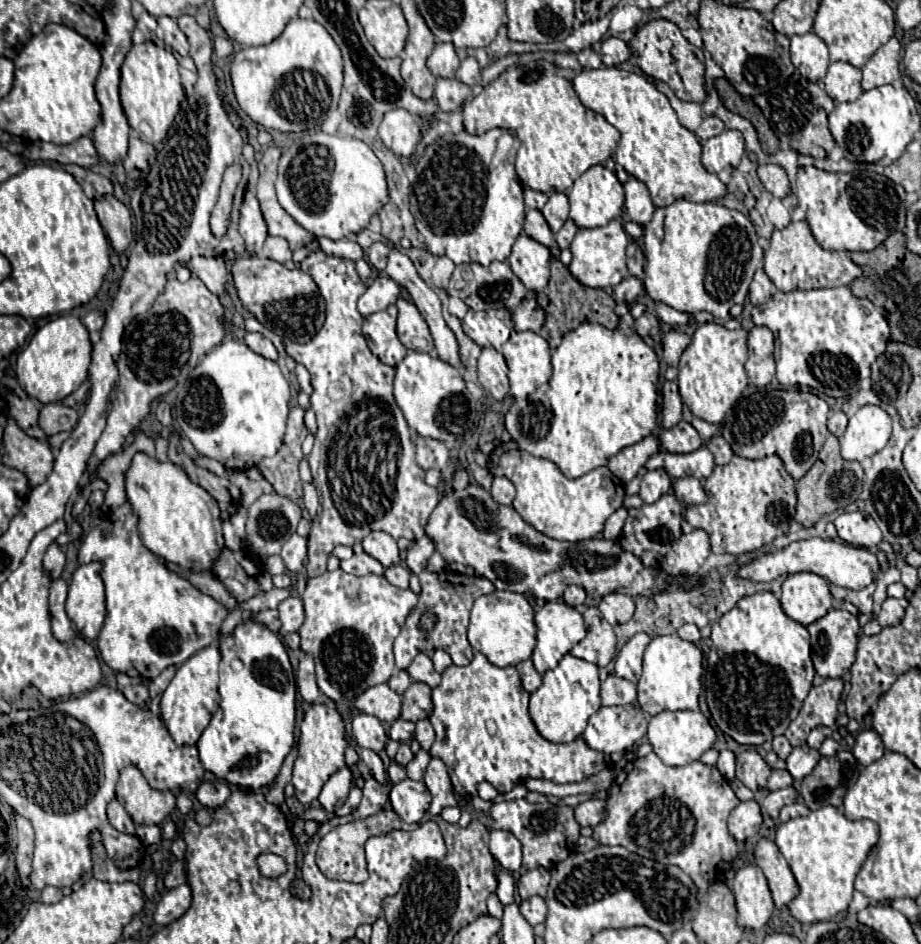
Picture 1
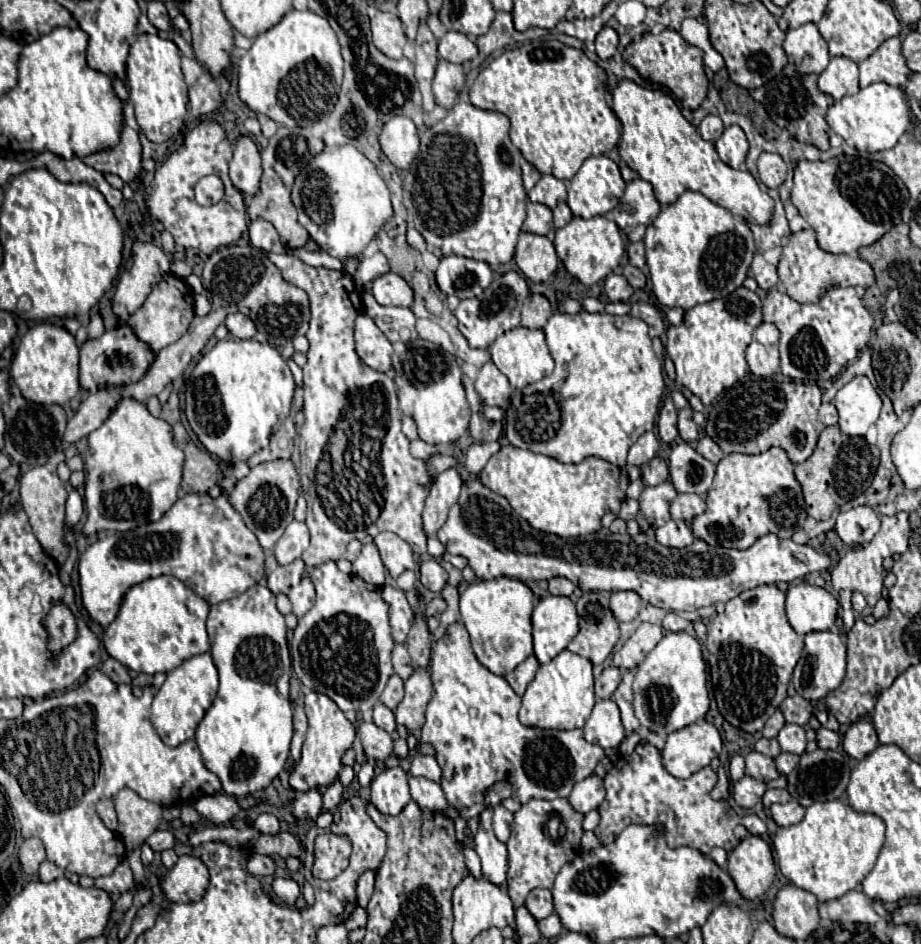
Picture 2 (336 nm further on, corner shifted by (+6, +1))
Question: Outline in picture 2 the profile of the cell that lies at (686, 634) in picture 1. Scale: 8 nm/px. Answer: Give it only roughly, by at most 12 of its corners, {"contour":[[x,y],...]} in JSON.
{"contour":[[669,612],[661,624],[665,630],[681,632],[687,620],[679,618],[675,612]]}

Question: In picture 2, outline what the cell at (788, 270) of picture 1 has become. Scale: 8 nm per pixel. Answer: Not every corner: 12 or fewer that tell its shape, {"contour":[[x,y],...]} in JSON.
{"contour":[[791,234],[777,266],[785,292],[819,302],[829,286],[875,284],[871,266]]}

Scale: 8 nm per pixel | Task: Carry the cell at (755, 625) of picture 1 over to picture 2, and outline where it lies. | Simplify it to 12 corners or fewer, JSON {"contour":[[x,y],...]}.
{"contour":[[757,586],[707,626],[723,718],[759,732],[803,652]]}

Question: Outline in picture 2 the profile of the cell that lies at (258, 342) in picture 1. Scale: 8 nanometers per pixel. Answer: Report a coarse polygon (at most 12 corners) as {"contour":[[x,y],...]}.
{"contour":[[229,314],[227,330],[237,338],[253,338],[255,324],[245,314]]}

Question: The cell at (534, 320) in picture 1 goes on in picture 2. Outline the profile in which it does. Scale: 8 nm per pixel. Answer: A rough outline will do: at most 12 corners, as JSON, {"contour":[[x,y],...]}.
{"contour":[[531,294],[521,310],[521,326],[543,328],[553,308],[541,294]]}

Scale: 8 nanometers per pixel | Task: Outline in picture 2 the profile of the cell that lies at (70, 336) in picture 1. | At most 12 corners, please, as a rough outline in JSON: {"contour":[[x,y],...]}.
{"contour":[[55,324],[33,326],[11,378],[29,402],[79,392],[79,348]]}

